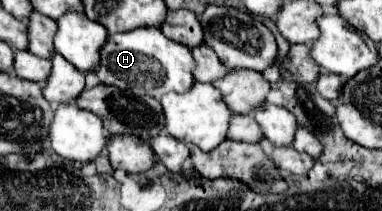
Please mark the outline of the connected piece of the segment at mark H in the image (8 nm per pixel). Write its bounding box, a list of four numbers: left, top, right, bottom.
[92,28,192,96]

